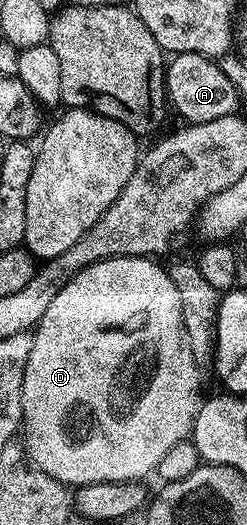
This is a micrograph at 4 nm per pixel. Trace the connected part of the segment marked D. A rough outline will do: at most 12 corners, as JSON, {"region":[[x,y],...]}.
{"region":[[79,272],[34,329],[29,461],[145,479],[202,403],[178,286]]}

